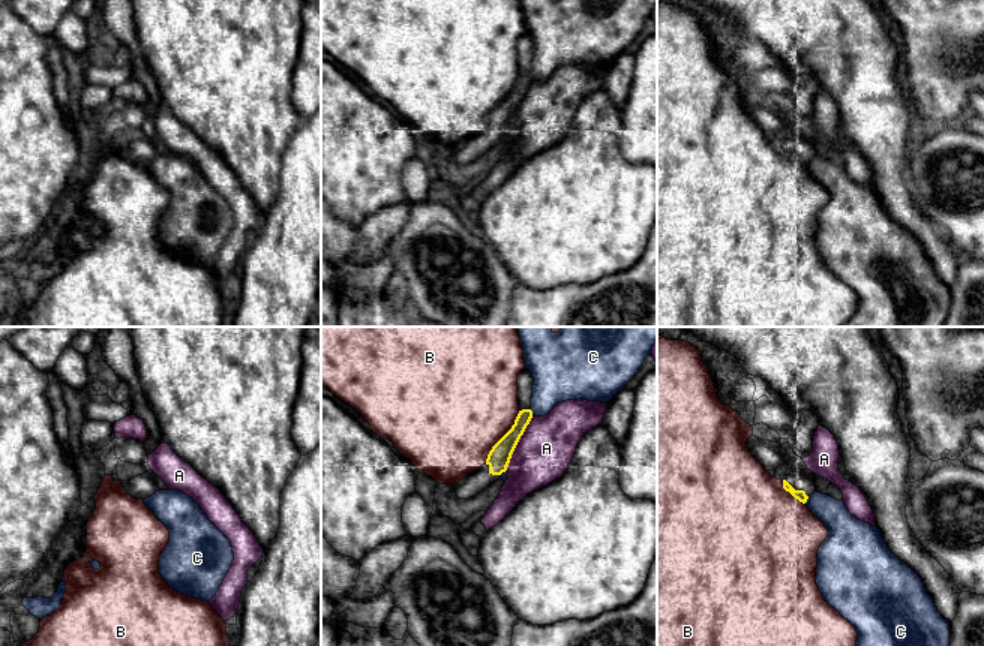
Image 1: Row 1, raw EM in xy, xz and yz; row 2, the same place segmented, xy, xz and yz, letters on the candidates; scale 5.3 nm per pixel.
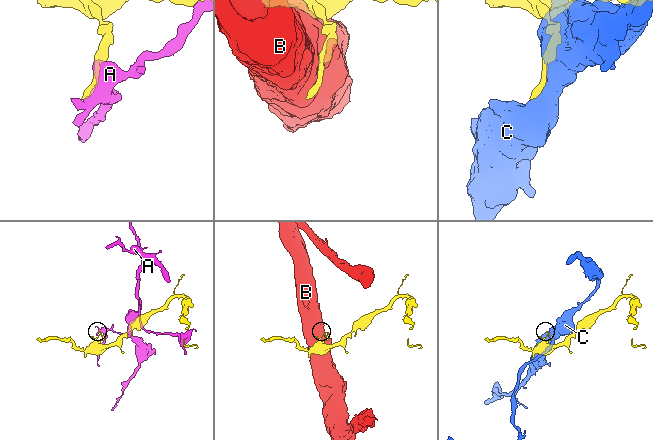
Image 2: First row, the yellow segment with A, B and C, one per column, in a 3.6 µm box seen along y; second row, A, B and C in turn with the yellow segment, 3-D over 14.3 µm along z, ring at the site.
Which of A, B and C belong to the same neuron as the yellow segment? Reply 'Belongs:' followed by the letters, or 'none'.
Belongs: none

